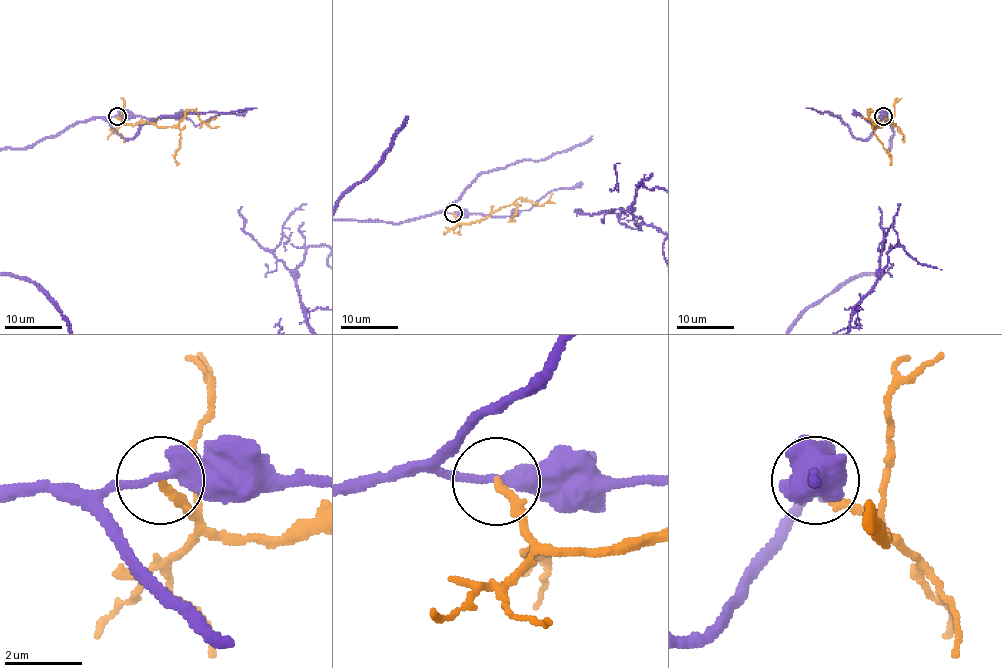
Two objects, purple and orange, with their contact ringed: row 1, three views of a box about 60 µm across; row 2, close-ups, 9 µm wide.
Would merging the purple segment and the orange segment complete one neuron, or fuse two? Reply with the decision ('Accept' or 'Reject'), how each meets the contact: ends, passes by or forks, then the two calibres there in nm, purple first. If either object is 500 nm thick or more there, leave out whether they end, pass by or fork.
Reject. At the ring purple passes by. At the ring orange ends. Thickness 360 nm (purple) against 220 nm

